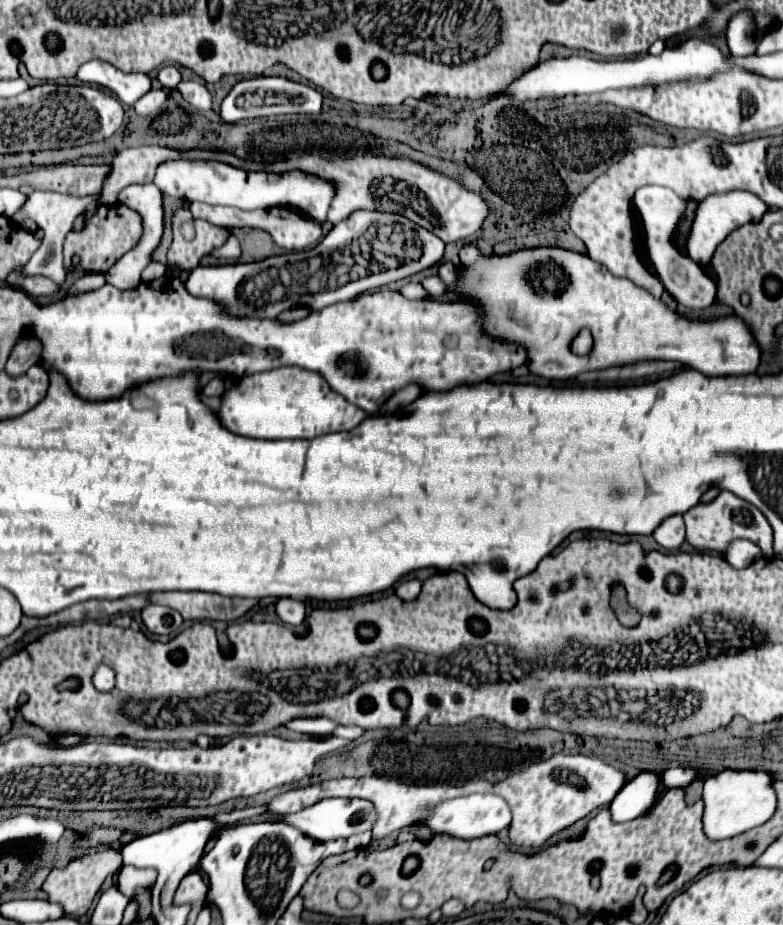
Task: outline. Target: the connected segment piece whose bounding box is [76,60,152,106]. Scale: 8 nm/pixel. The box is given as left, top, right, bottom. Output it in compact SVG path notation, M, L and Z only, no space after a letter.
M90 60L82 64L76 78L84 84L96 84L108 88L126 106L132 106L136 98L142 98L152 88L148 74L124 74L102 60Z

